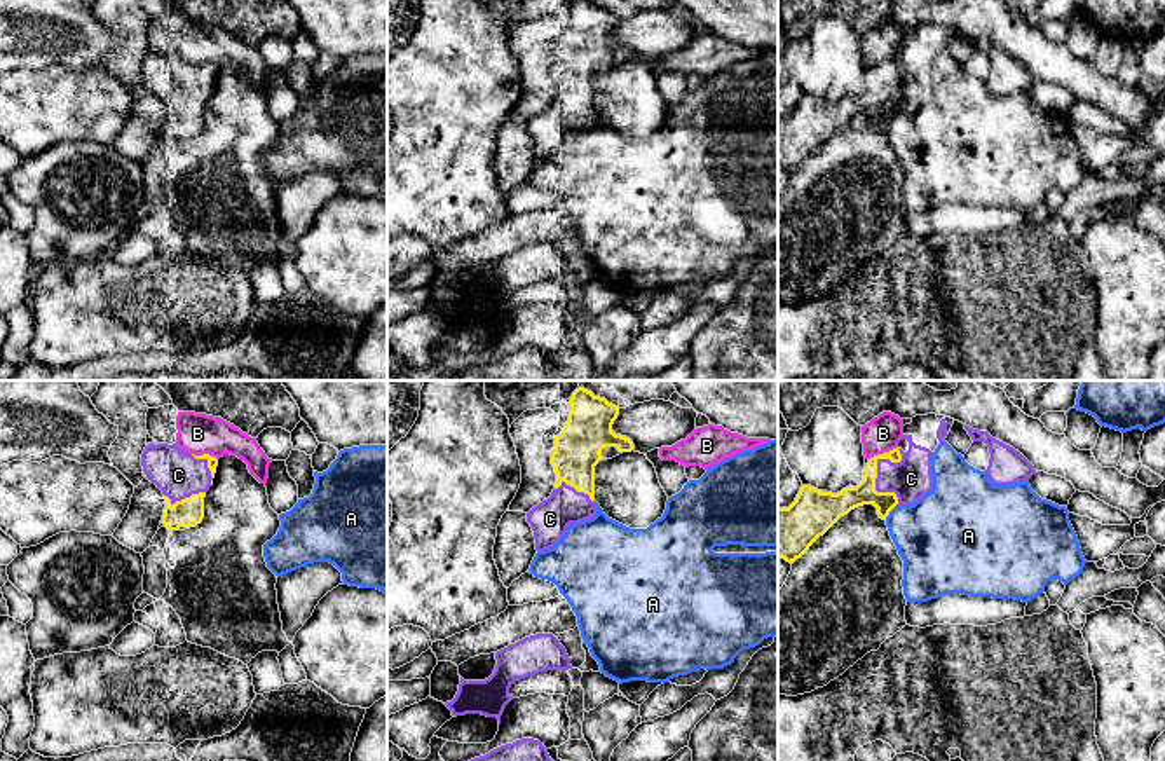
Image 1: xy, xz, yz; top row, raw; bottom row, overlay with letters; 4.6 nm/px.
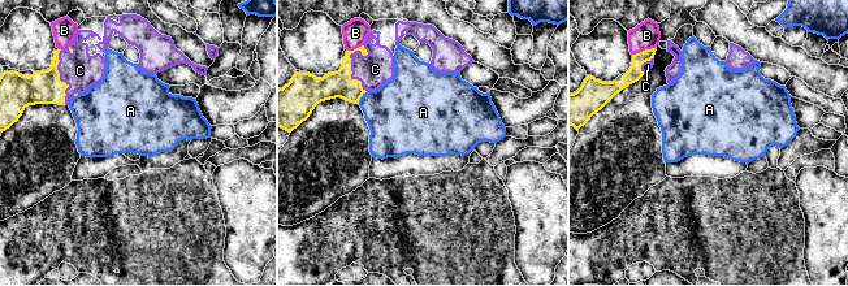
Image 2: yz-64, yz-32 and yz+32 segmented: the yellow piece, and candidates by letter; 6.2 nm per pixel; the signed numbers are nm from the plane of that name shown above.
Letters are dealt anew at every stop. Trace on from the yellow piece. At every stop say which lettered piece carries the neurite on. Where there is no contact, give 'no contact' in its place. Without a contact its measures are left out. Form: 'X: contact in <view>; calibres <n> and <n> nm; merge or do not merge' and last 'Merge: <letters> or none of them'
A: contact in yz; calibres 110 and 380 nm; do not merge
B: contact in yz; calibres 100 and 160 nm; do not merge
C: contact in yz; calibres 120 and 200 nm; merge
Merge: C

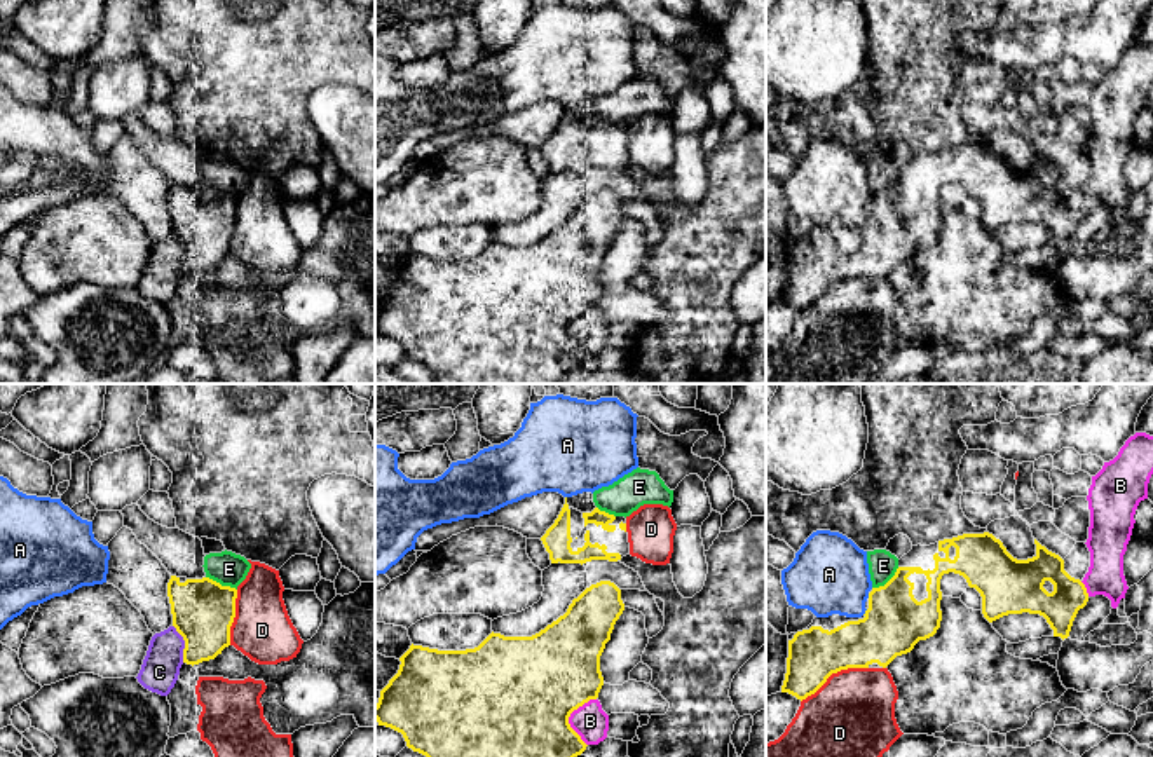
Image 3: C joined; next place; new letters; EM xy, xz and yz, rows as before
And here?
A: contact in yz; calibres 280 and 360 nm; do not merge
B: contact in xz; calibres 500 and 160 nm; do not merge
C: contact in xy; calibres 280 and 180 nm; do not merge
D: contact in yz; calibres 240 and 380 nm; do not merge
E: contact in xy; calibres 280 and 160 nm; do not merge
Merge: none of them

